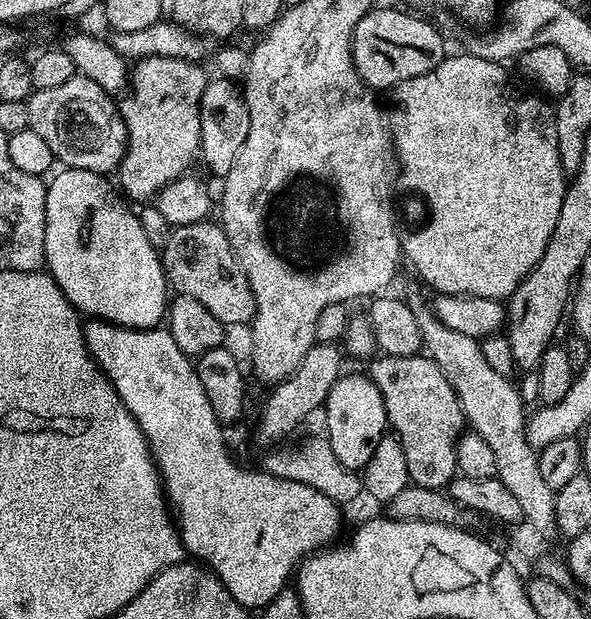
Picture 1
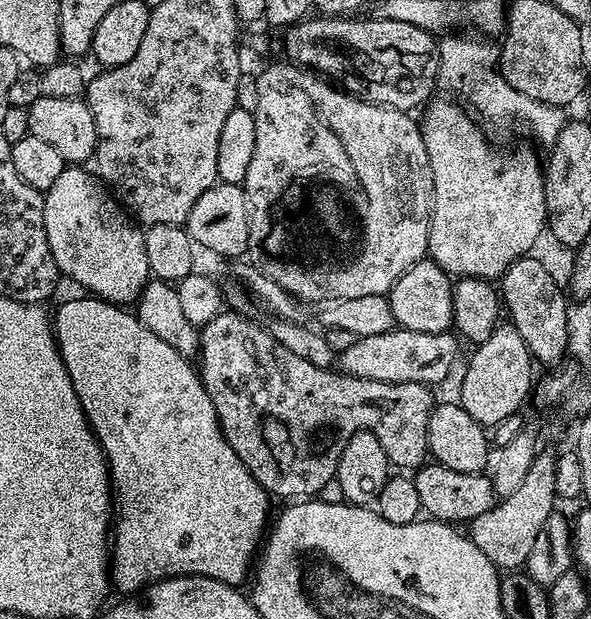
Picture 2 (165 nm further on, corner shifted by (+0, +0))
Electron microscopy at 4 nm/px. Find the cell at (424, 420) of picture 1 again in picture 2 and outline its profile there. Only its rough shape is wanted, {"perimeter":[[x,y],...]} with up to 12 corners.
{"perimeter":[[225,310],[198,371],[273,497],[319,497],[374,433],[424,467],[433,389],[310,366]]}

